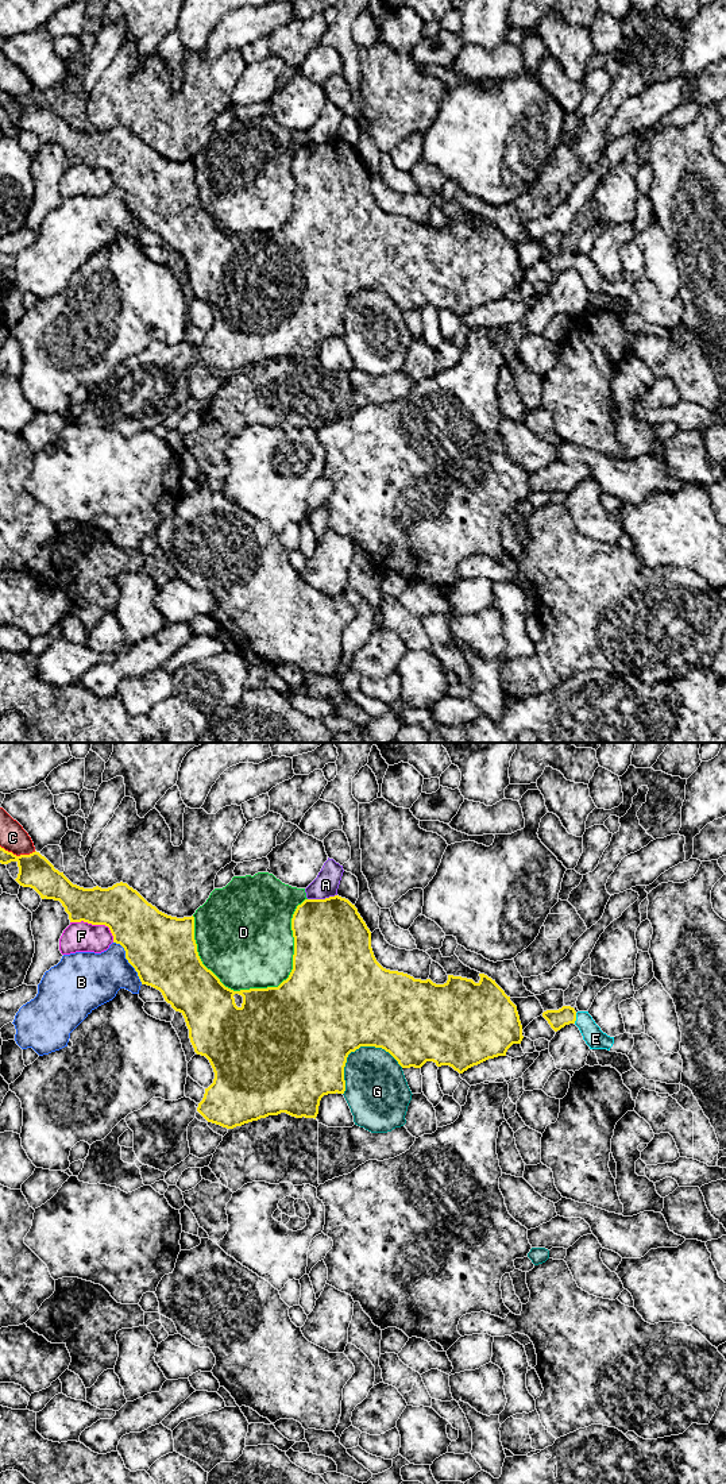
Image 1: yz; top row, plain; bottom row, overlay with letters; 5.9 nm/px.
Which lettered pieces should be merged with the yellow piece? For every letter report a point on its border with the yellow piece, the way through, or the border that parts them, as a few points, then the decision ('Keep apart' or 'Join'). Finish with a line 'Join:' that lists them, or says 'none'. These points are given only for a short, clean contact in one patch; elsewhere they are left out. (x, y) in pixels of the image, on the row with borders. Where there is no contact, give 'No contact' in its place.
A: Touches yellow at yz (321, 899). Keep apart
B: Touches yellow at yz (128, 962). Boundary: yz (114, 941), (123, 948), (124, 958), (142, 983). Keep apart
C: Touches yellow at yz (18, 856). Keep apart
D: Touches yellow at yz (284, 981). Keep apart
E: Touches yellow at yz (575, 1018). Path across: yz (559, 1018), (575, 1018), (595, 1039). Join
F: Touches yellow at yz (96, 924). Keep apart
G: Touches yellow at yz (355, 1049). Keep apart
Join: E

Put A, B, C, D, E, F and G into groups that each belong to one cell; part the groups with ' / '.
A / B / C / D / E / F / G

